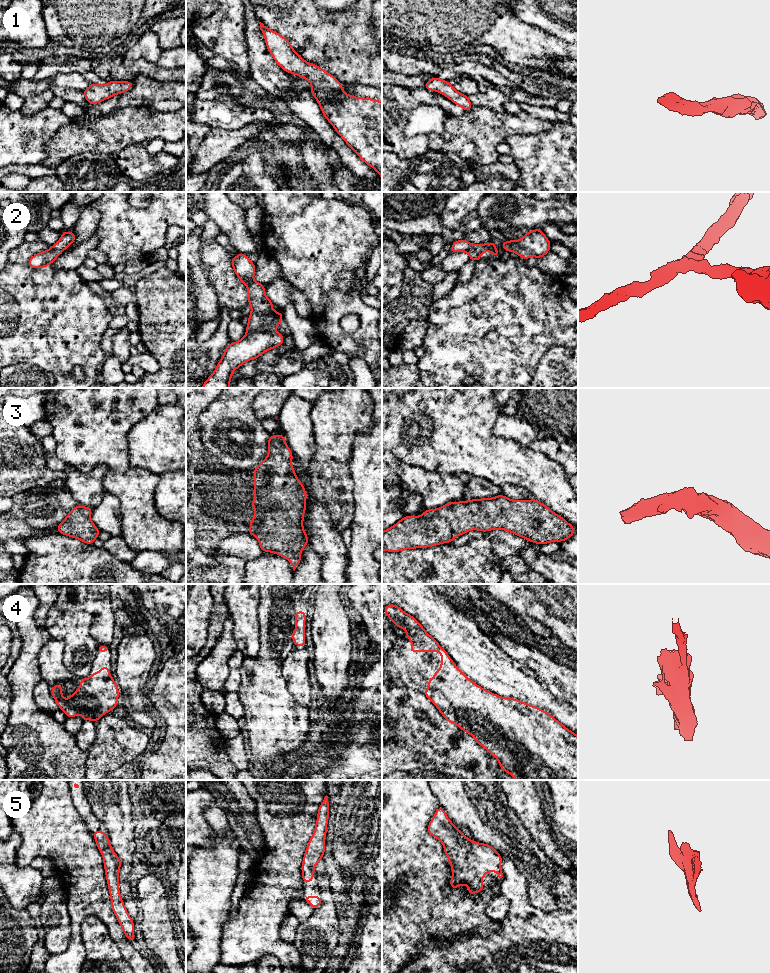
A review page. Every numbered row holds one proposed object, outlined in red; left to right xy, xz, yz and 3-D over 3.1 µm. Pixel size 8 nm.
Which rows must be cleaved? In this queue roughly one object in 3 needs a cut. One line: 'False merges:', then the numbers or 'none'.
False merges: none

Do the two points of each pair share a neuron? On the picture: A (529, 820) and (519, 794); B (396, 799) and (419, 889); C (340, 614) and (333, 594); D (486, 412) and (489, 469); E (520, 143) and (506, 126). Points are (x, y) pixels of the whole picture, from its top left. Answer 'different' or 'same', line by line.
A: same
B: same
C: same
D: same
E: different

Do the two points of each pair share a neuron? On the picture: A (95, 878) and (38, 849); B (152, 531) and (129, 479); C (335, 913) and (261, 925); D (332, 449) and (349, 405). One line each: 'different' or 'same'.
A: same
B: same
C: different
D: same

